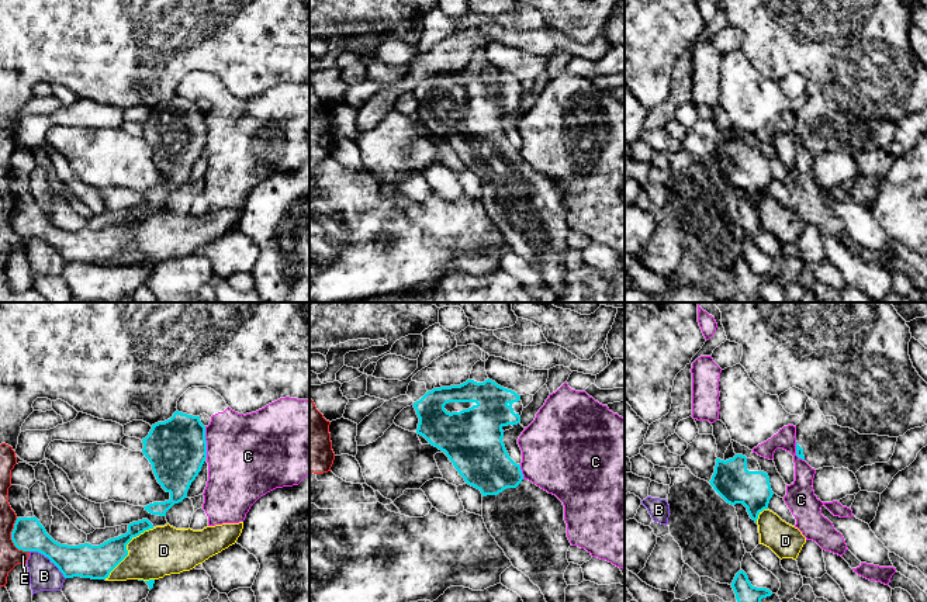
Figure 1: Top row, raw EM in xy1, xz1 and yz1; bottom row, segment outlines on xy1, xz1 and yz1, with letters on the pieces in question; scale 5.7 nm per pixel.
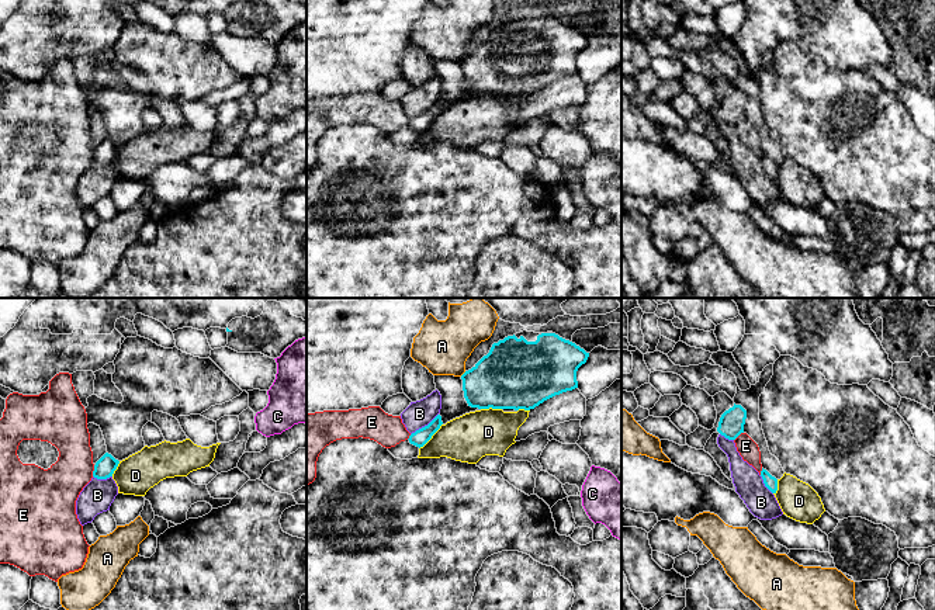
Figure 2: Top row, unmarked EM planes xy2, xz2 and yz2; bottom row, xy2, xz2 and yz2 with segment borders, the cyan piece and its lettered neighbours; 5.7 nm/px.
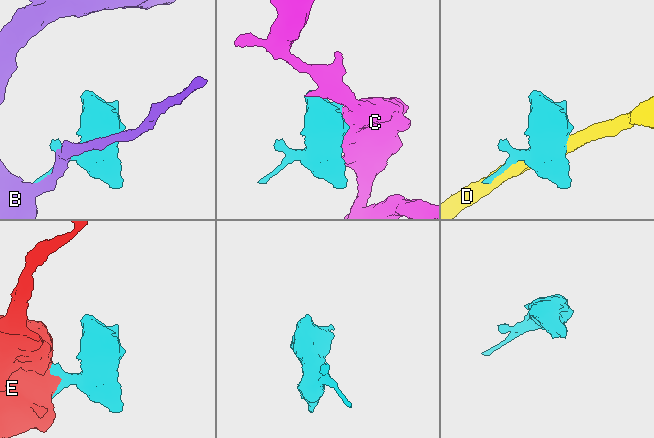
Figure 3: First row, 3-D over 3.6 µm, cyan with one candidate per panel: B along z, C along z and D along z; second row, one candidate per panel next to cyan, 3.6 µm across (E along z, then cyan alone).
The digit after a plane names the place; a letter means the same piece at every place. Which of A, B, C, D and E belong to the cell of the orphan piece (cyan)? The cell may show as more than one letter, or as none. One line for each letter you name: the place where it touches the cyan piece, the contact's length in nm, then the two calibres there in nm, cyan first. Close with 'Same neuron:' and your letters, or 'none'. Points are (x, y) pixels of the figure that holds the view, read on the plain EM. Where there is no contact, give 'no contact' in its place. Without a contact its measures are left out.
Same neuron: none

